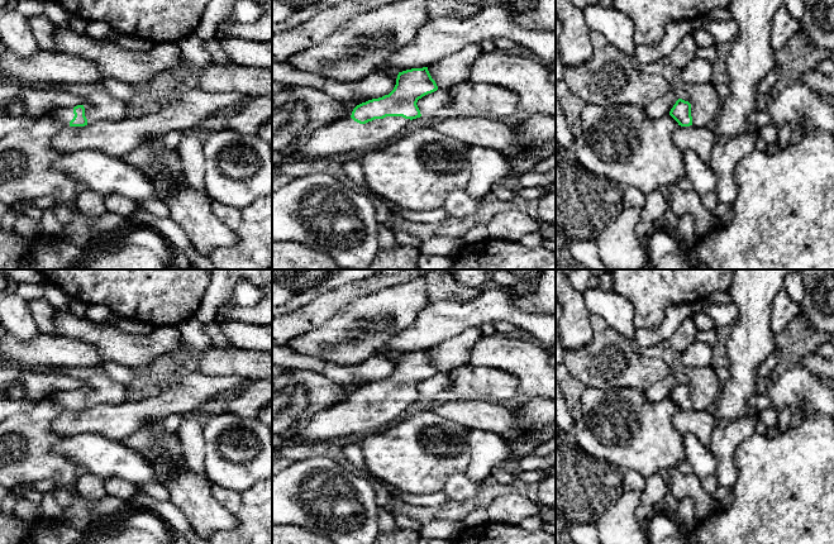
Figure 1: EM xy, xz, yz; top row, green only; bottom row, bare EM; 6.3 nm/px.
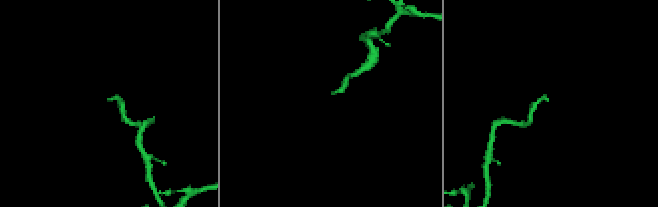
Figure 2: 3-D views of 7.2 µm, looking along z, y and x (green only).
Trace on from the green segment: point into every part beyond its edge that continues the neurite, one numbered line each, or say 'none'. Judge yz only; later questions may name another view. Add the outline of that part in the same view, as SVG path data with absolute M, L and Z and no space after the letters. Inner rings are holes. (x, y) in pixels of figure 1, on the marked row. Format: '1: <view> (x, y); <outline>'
1: yz (705, 103); M713 82L688 83L687 95L691 104L692 125L713 128L723 106L715 85Z

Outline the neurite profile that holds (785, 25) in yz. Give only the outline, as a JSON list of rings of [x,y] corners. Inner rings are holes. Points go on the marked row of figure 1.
[[[781,6],[773,19],[773,29],[771,34],[771,44],[775,51],[782,48],[790,38],[802,29],[801,22],[795,19],[790,11]]]

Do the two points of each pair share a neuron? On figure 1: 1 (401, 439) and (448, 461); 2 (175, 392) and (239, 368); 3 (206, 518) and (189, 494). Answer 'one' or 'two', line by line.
1: one
2: two
3: one

